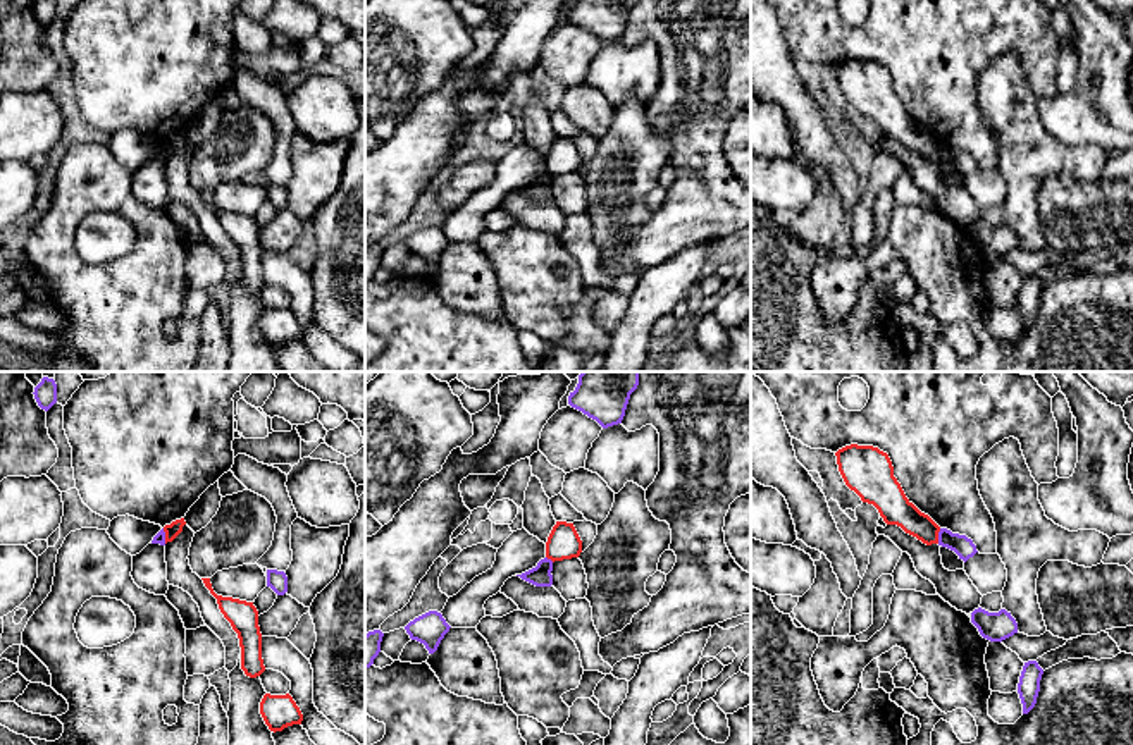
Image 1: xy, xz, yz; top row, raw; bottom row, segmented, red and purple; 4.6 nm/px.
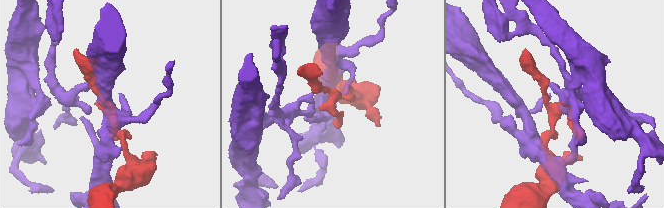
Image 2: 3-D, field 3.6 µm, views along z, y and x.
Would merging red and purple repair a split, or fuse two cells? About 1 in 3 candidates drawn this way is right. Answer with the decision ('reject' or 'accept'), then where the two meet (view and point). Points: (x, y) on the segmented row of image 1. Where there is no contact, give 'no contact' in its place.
reject; meets red in yz at (937, 535)

